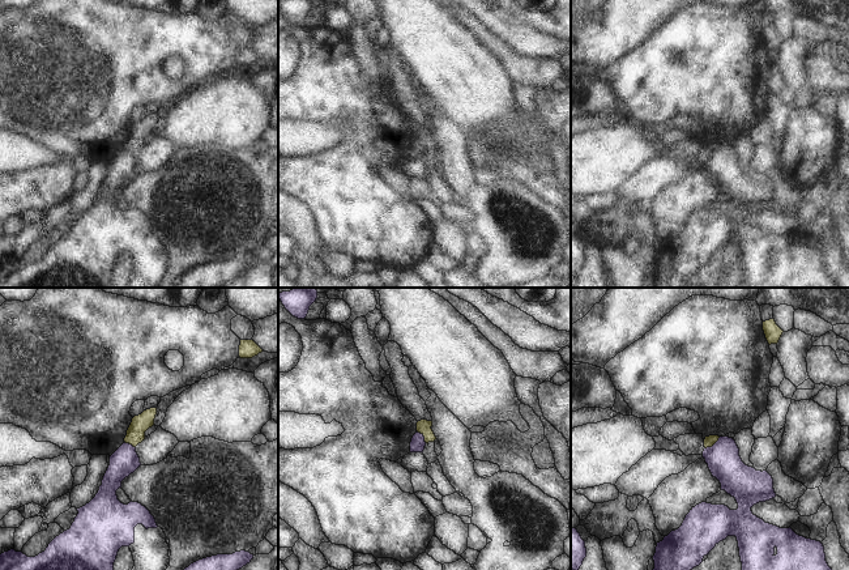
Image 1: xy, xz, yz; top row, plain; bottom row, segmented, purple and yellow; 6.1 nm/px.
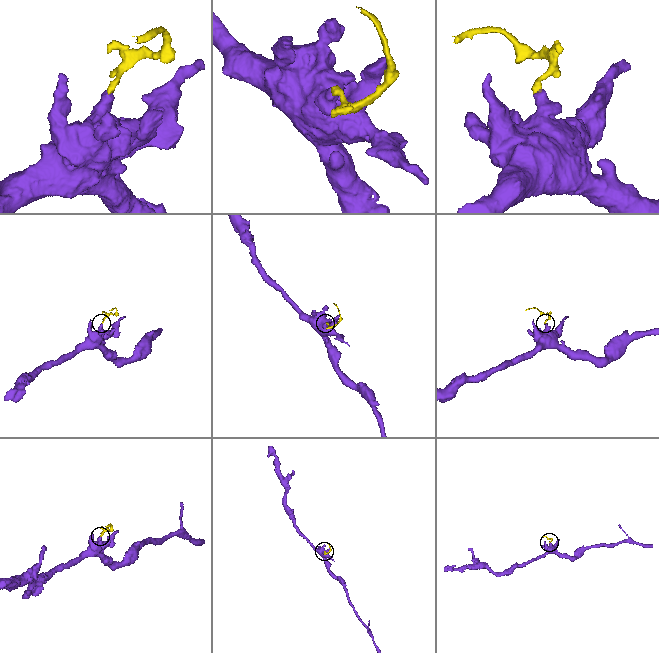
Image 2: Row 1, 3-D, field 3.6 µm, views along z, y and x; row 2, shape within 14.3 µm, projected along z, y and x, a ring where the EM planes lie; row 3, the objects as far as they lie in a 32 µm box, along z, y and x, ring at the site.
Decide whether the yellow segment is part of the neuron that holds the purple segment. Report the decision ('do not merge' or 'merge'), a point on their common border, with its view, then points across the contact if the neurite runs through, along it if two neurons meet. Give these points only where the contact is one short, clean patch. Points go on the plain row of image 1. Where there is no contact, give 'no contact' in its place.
do not merge; meets purple in yz at (713, 152); border along yz (720, 144), (705, 156)

